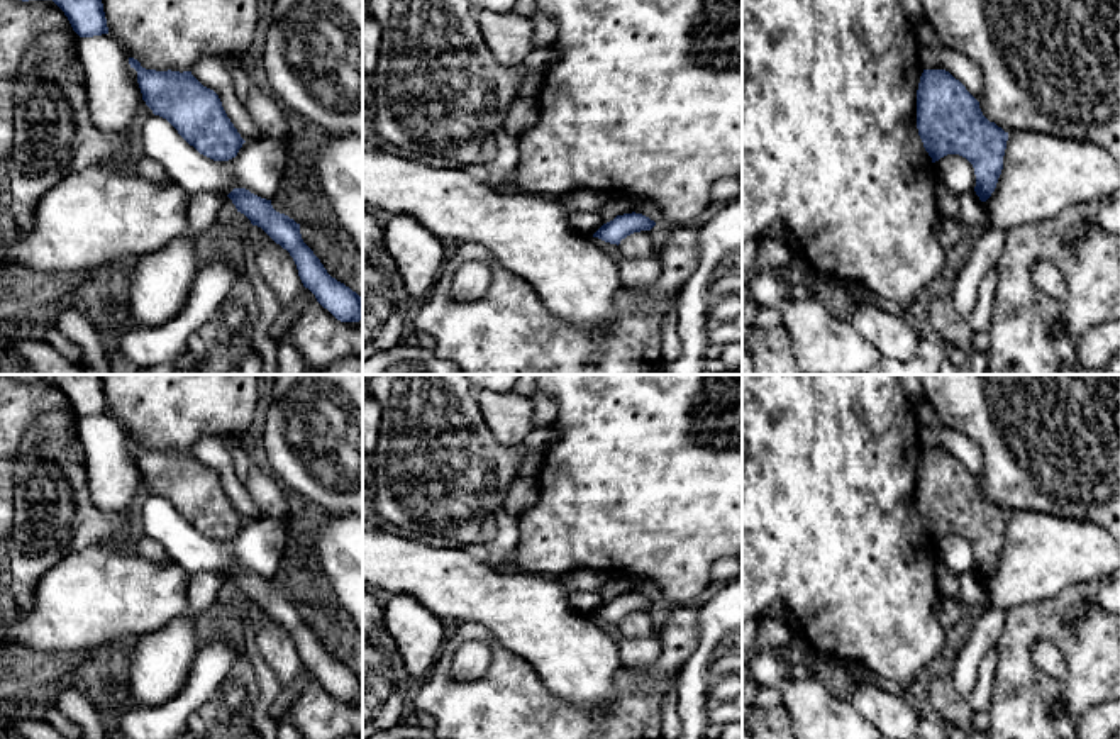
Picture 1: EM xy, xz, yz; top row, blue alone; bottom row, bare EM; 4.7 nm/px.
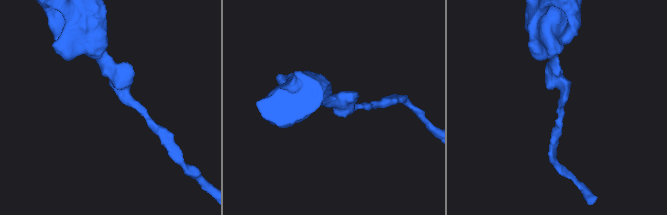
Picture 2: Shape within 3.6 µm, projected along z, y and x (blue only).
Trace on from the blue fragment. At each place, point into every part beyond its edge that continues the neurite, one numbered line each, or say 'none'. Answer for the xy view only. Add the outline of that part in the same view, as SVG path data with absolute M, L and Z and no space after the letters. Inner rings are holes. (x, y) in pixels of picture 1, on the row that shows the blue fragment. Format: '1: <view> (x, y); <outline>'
none

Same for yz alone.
none

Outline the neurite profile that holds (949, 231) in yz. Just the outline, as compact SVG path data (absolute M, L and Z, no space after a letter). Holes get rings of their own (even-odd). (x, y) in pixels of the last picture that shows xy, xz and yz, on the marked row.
M940 219L940 227L939 227L939 242L944 251L949 251L961 237L962 227L957 220L954 219Z

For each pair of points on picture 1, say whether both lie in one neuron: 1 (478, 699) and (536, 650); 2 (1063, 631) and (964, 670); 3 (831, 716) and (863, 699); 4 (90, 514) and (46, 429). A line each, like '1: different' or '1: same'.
1: different
2: different
3: different
4: same

